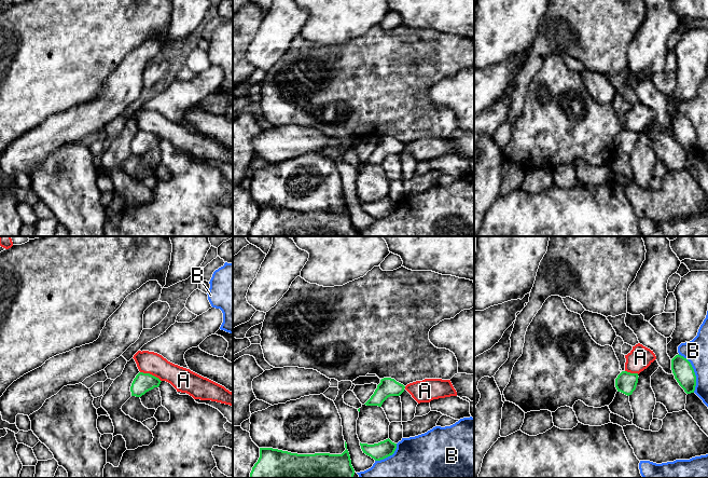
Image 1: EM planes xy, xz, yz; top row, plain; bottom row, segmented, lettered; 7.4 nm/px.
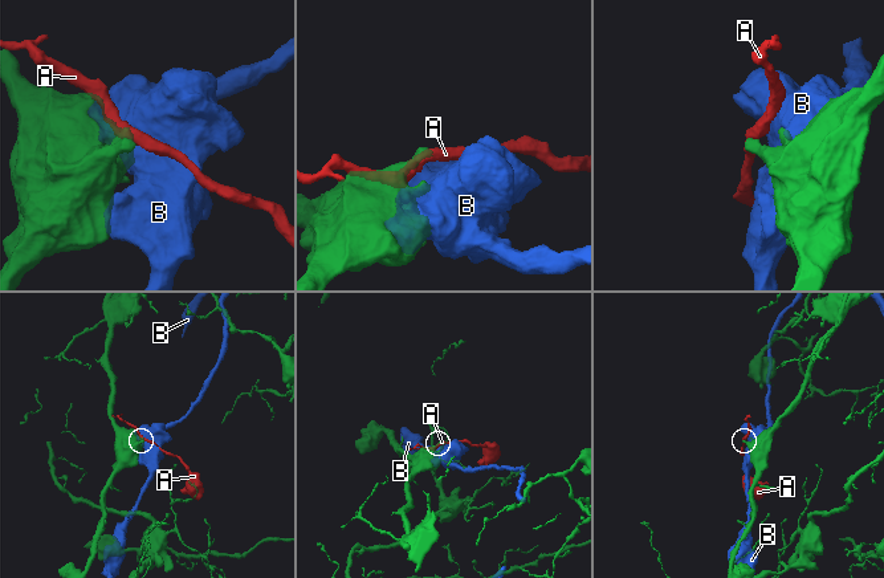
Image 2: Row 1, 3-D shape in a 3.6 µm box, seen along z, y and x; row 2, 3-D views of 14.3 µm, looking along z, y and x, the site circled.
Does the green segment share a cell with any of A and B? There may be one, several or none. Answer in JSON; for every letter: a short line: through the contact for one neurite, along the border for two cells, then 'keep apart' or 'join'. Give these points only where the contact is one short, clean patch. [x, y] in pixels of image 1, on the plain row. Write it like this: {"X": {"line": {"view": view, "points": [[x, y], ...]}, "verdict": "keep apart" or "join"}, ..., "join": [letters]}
{"A": {"line": {"view": "xy", "points": [[140, 130], [151, 132], [161, 139]]}, "verdict": "keep apart"}, "B": {"verdict": "keep apart"}, "join": []}

